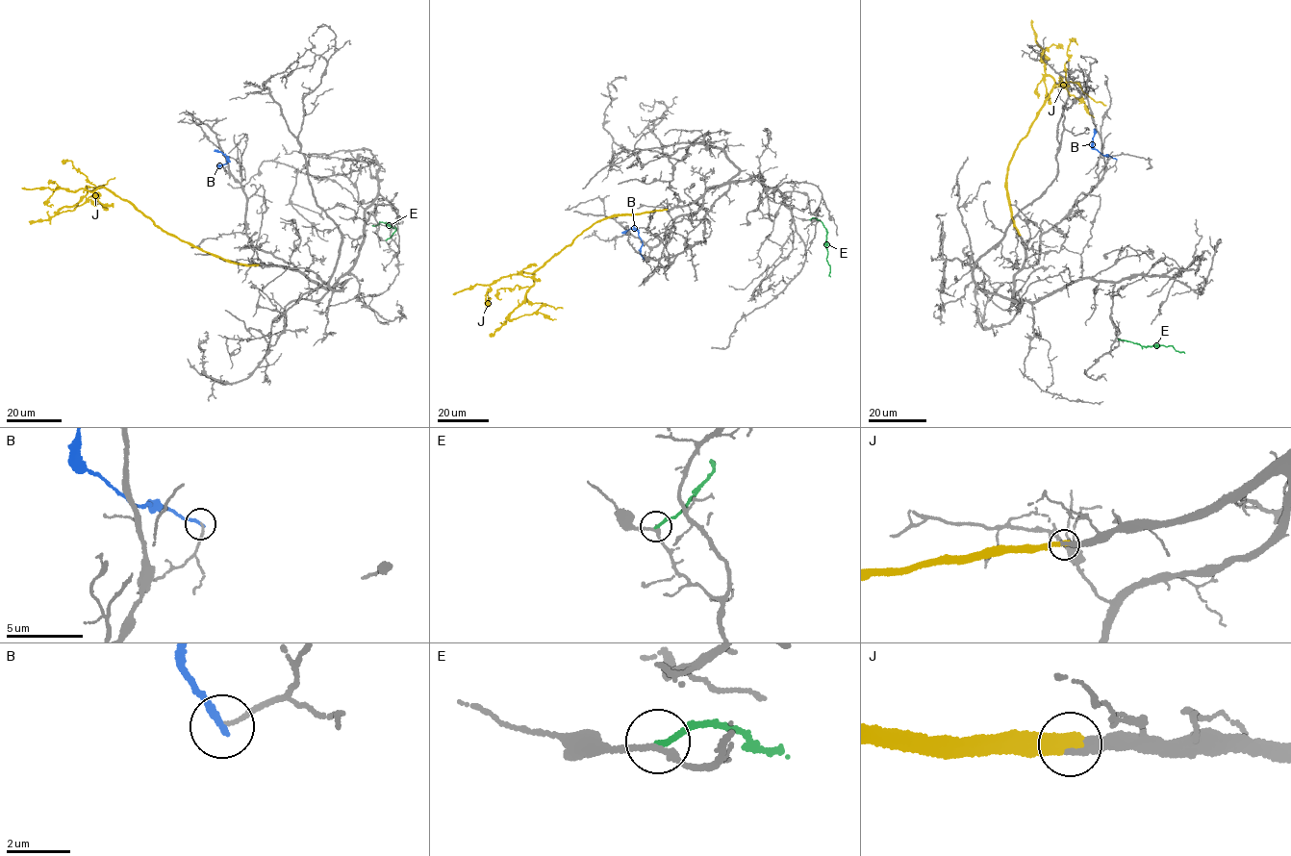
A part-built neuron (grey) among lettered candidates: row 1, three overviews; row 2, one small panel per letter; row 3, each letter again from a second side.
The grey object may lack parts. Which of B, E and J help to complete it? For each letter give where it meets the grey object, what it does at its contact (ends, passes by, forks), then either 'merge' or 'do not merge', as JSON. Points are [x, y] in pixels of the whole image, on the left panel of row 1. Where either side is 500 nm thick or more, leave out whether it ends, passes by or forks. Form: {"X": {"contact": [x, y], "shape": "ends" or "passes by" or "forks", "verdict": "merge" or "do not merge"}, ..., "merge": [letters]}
{"B": {"contact": [217, 165], "shape": "ends", "verdict": "do not merge"}, "E": {"contact": [386, 239], "shape": "ends", "verdict": "do not merge"}, "J": {"contact": [258, 264], "shape": "ends", "verdict": "merge"}, "merge": ["J"]}

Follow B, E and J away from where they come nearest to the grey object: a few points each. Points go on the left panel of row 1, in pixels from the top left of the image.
B: (217, 165), (228, 161), (220, 152), (214, 151)
E: (386, 239), (396, 228), (386, 222), (373, 225)
J: (258, 264), (229, 263), (193, 247), (103, 186), (57, 212), (75, 210), (90, 199), (93, 204), (101, 203)

